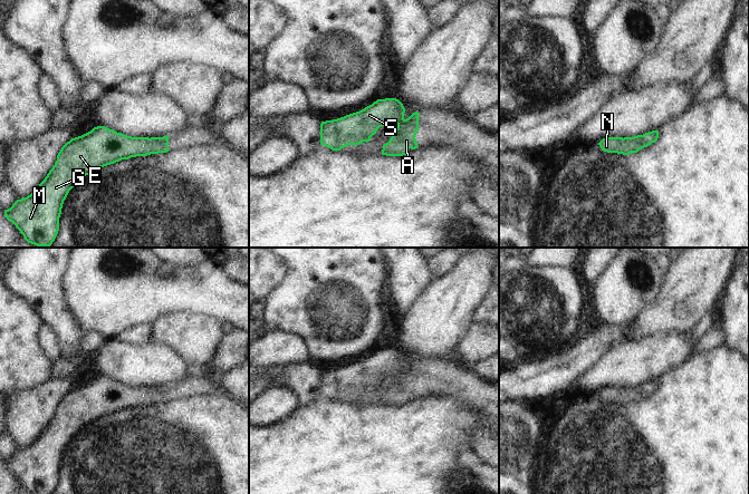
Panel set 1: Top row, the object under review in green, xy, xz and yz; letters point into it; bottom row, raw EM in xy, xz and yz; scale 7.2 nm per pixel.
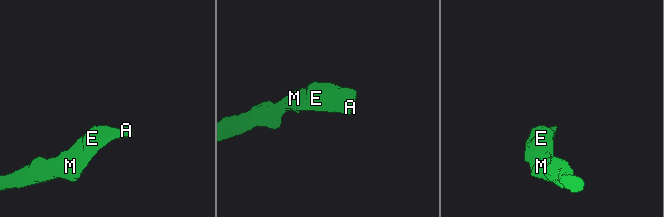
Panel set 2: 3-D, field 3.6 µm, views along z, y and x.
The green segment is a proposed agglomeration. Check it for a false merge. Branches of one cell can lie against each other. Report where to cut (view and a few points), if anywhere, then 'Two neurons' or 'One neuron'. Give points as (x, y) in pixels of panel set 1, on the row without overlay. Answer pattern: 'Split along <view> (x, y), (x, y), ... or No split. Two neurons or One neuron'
No split. One neuron.

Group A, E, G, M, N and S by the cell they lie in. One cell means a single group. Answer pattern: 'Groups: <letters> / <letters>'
Groups: A E G M N S.

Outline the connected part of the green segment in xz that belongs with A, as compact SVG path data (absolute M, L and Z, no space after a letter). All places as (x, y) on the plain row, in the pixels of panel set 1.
M377 349L359 361L321 371L320 395L340 400L348 395L367 393L380 377L396 374L393 386L383 395L382 405L406 405L410 398L417 398L415 385L419 380L420 362L415 361L406 369L404 362L405 358L398 349Z

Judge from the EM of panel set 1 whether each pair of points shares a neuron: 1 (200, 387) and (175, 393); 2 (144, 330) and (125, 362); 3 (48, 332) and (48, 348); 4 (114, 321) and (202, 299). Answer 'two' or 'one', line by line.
1: one
2: two
3: one
4: one

